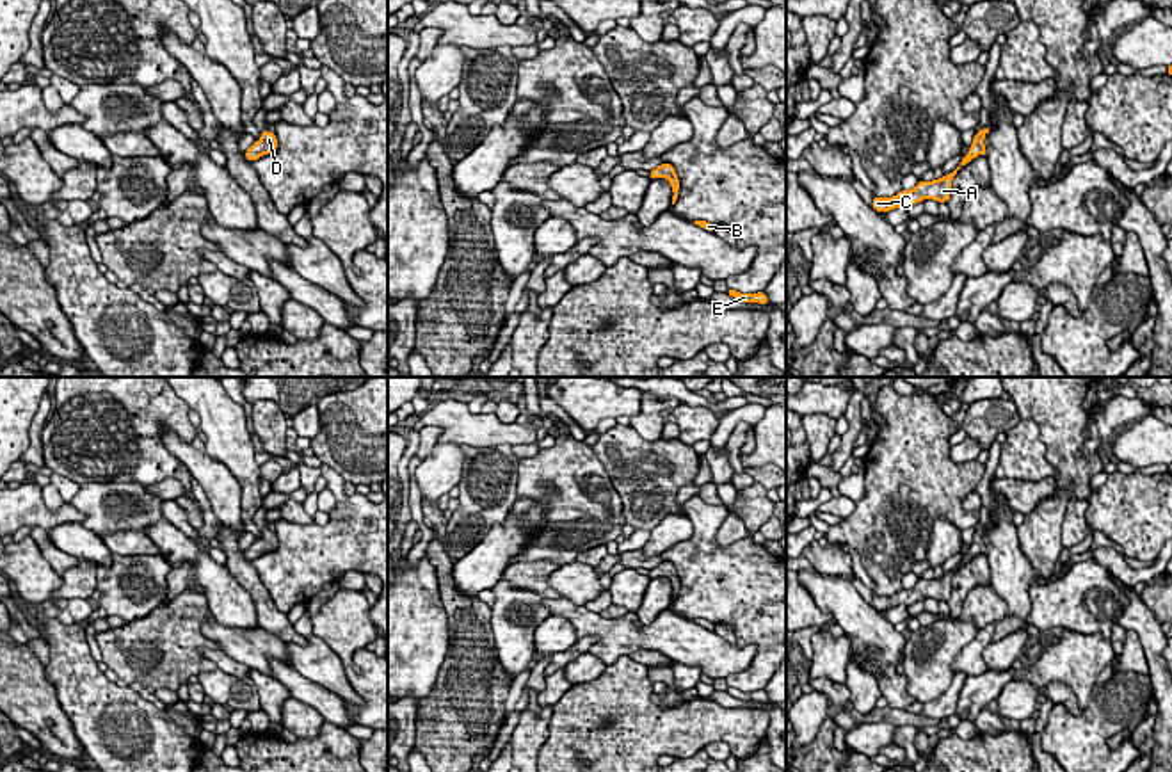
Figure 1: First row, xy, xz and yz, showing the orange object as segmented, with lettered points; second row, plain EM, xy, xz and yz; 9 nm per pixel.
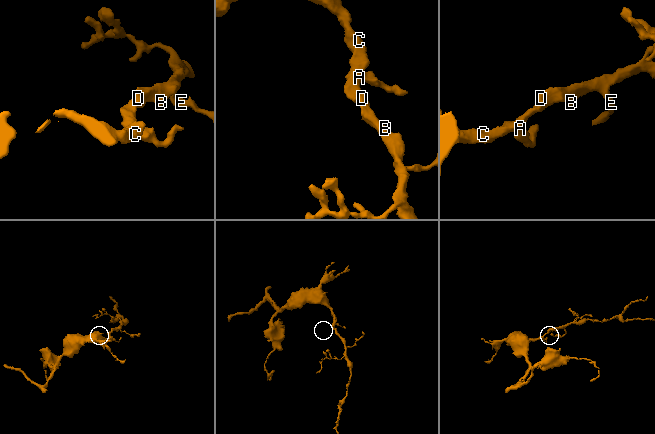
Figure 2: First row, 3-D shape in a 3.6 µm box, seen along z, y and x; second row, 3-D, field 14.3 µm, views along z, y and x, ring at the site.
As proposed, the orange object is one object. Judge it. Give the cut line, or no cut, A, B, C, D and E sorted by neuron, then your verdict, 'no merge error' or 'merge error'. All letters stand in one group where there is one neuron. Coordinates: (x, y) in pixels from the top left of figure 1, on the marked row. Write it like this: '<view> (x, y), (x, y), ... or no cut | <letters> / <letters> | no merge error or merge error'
no cut | A B C D E | no merge error

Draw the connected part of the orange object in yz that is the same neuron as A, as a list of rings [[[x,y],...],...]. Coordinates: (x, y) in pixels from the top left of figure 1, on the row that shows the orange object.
[[[989,128],[978,130],[973,137],[973,144],[967,149],[967,155],[962,158],[960,165],[950,173],[943,174],[941,180],[923,181],[919,180],[912,190],[900,190],[893,197],[875,197],[871,201],[871,208],[879,213],[900,208],[900,206],[912,206],[919,203],[921,199],[934,199],[937,203],[948,203],[951,196],[951,180],[957,174],[957,171],[975,160],[978,155],[987,157],[987,148],[983,146],[983,137],[989,133]]]

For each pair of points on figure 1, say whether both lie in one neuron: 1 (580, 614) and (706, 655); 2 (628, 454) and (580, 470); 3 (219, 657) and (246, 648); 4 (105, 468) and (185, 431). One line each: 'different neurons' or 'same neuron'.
1: same neuron
2: different neurons
3: different neurons
4: same neuron

